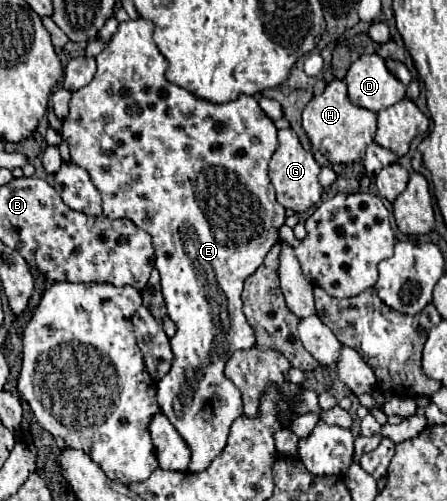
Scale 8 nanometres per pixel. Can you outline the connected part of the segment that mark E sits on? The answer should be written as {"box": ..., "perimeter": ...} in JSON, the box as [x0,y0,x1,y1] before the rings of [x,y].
{"box":[61,19,285,473],"perimeter":[[[135,19],[135,21],[125,21],[119,25],[119,31],[115,37],[105,45],[105,49],[97,55],[97,73],[93,81],[79,91],[71,95],[69,101],[69,115],[63,119],[63,129],[61,137],[67,141],[69,151],[71,151],[71,161],[79,167],[83,167],[93,185],[99,189],[101,199],[103,199],[103,215],[109,219],[131,219],[139,229],[145,229],[153,237],[153,249],[155,249],[155,267],[161,275],[161,293],[163,301],[167,305],[167,313],[171,321],[177,327],[175,337],[171,339],[171,349],[173,349],[173,365],[171,371],[157,381],[157,401],[161,405],[161,411],[167,415],[167,419],[173,423],[173,427],[179,431],[183,441],[191,449],[191,461],[189,461],[189,471],[191,473],[201,473],[209,467],[209,463],[225,449],[227,437],[229,437],[229,427],[233,419],[243,415],[243,401],[239,389],[223,375],[225,363],[229,355],[237,349],[251,349],[255,347],[255,333],[251,325],[247,323],[243,311],[241,311],[241,291],[243,291],[243,281],[255,273],[255,269],[263,263],[269,247],[277,243],[279,237],[279,227],[285,223],[285,209],[277,203],[275,199],[275,189],[271,185],[269,173],[267,173],[267,163],[271,155],[275,153],[279,139],[277,139],[277,127],[273,121],[265,115],[265,111],[259,107],[257,99],[251,95],[241,95],[237,101],[231,103],[211,103],[207,99],[201,99],[193,93],[189,93],[183,87],[177,87],[165,79],[165,69],[167,69],[167,59],[159,53],[157,45],[153,43],[153,23],[147,19]]]}

